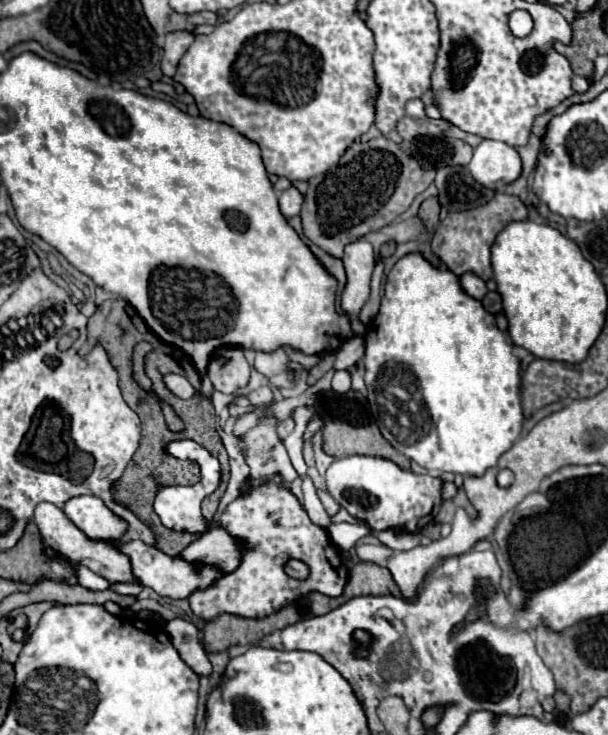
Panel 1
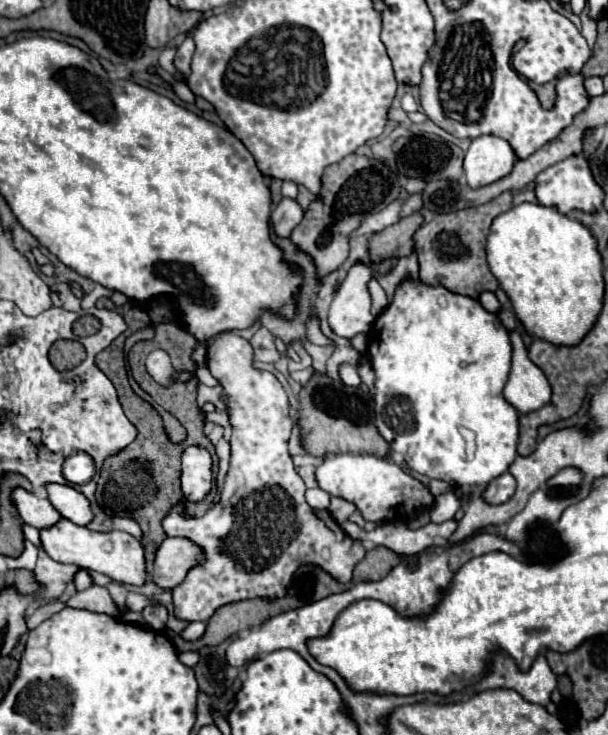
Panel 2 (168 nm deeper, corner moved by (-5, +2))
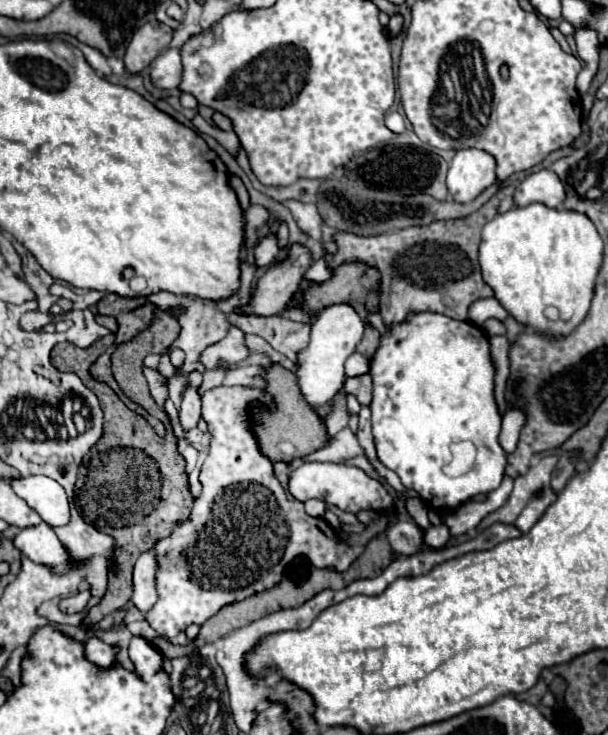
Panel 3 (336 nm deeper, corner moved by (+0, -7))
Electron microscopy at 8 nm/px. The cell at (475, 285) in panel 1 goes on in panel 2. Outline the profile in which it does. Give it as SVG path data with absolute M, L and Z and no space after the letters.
M482 293L482 297L480 297L480 305L482 305L486 311L490 311L490 313L498 313L500 307L502 307L494 293Z

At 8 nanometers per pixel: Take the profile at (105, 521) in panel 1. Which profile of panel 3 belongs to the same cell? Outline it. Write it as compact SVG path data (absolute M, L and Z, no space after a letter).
M29 476L11 480L17 496L21 496L51 526L65 526L71 518L65 490L47 476Z

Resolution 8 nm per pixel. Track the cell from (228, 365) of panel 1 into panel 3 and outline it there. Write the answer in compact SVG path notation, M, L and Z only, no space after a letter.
M219 386L219 388L213 388L213 390L207 390L203 394L203 420L207 422L209 426L209 432L211 432L211 448L209 448L209 456L207 460L203 462L203 470L201 470L201 482L203 482L203 496L201 498L195 498L193 502L193 508L191 508L191 516L187 522L183 522L183 526L177 526L173 530L173 534L169 538L163 538L161 542L157 542L155 546L155 554L157 554L157 560L159 560L159 572L157 572L157 590L159 590L159 600L157 604L145 614L147 622L151 624L153 630L157 630L161 636L165 638L173 638L177 636L179 632L183 632L187 626L191 624L203 624L207 622L213 614L217 614L223 606L227 604L233 604L233 602L239 602L239 600L245 600L257 592L265 592L265 590L271 590L275 588L279 582L281 582L281 576L283 576L283 570L285 566L295 560L299 554L307 556L311 560L311 564L315 568L325 568L325 570L335 570L335 572L345 572L355 560L357 560L357 554L355 550L343 542L339 538L339 534L329 526L329 522L325 518L313 518L313 516L307 516L305 510L303 510L303 502L299 500L291 500L287 488L277 480L275 476L275 470L273 470L273 462L261 452L261 446L257 442L257 436L253 432L253 412L249 410L249 406L253 406L253 402L265 402L265 406L269 406L269 394L265 394L265 390L261 388L255 388L255 386Z

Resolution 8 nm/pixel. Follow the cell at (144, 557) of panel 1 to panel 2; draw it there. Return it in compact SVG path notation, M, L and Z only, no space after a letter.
M60 519L52 527L40 529L40 543L42 543L42 549L46 551L46 555L58 563L70 563L70 565L76 565L76 567L82 567L88 571L98 571L118 583L142 585L148 579L140 541L130 537L124 531L98 533L98 531L90 531L86 527L74 525L68 519Z

